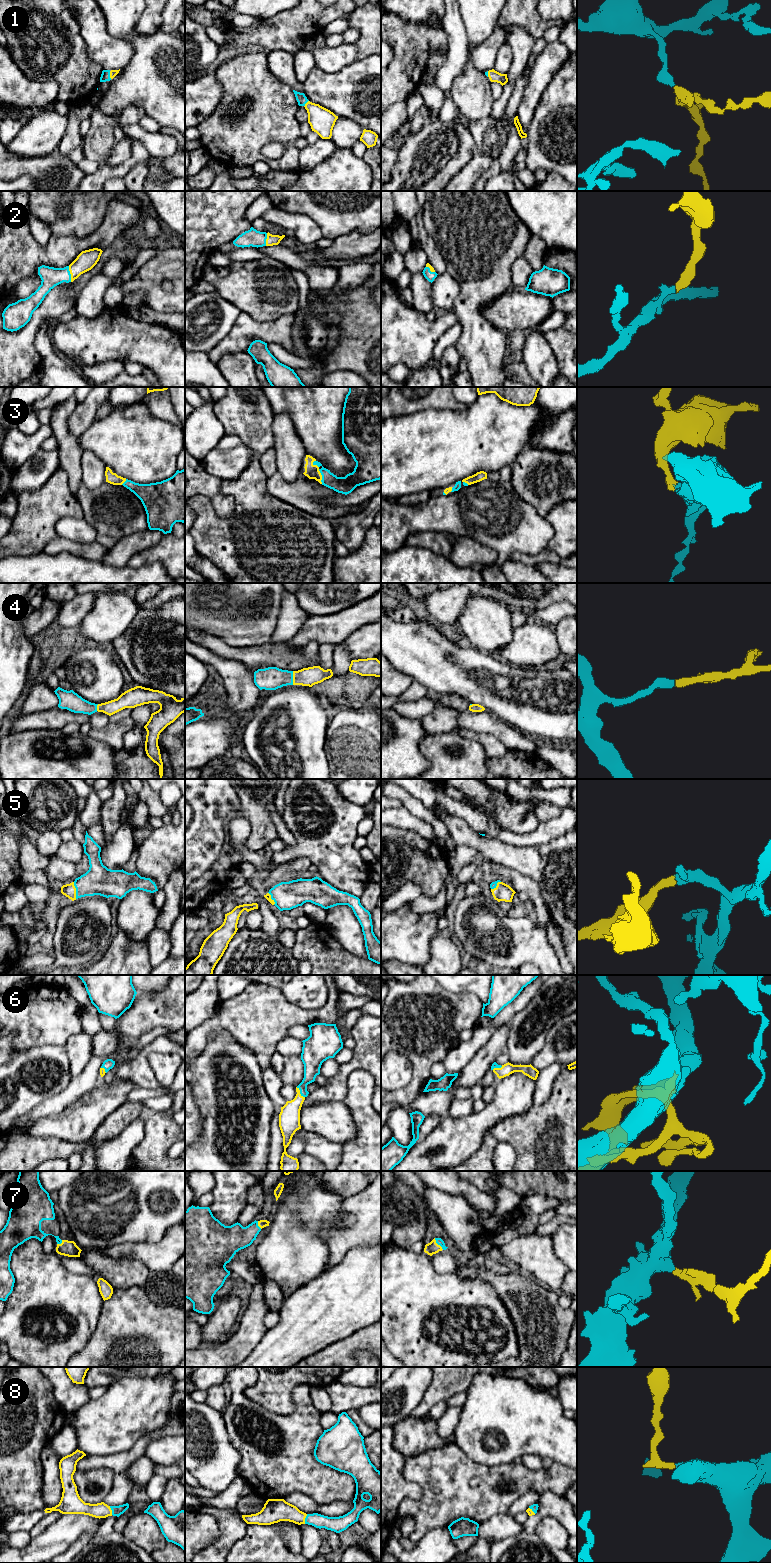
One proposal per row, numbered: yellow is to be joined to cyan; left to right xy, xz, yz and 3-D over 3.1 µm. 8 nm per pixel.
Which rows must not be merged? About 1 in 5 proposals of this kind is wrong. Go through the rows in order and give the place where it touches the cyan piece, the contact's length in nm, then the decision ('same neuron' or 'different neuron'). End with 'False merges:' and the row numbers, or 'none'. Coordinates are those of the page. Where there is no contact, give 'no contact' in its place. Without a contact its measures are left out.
1: xy (109, 75) | 70 nm | same neuron
2: xy (70, 274) | 130 nm | same neuron
3: xz (322, 476) | 120 nm | same neuron
4: xz (292, 678) | 110 nm | same neuron
5: xy (76, 890) | 140 nm | same neuron
6: xz (300, 1092) | 110 nm | same neuron
7: yz (438, 1244) | 120 nm | same neuron
8: xz (305, 1519) | 80 nm | same neuron
False merges: none

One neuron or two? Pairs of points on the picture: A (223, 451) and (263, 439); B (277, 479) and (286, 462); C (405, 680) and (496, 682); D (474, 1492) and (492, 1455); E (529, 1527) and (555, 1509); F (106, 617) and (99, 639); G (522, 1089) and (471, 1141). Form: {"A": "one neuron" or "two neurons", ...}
{"A": "two neurons", "B": "two neurons", "C": "two neurons", "D": "two neurons", "E": "one neuron", "F": "one neuron", "G": "one neuron"}

